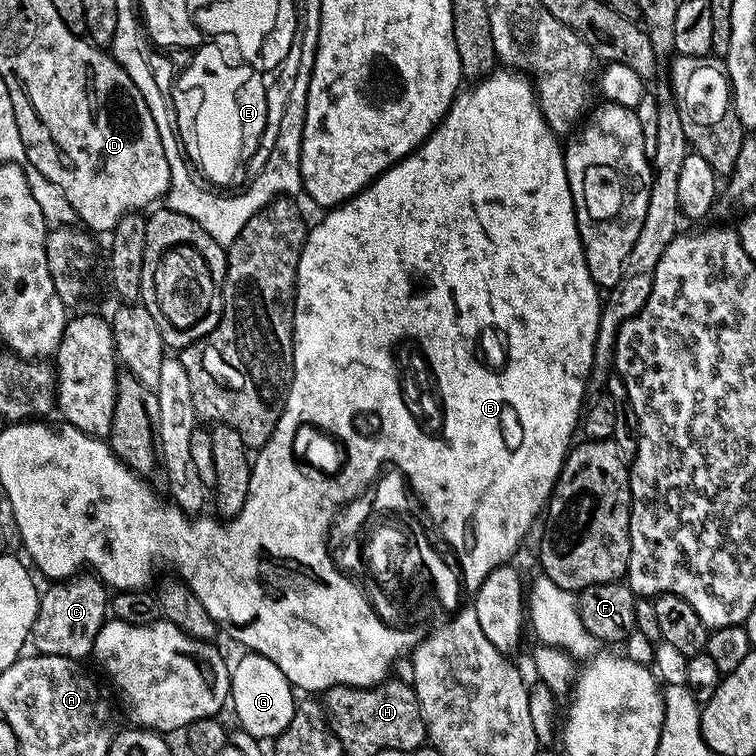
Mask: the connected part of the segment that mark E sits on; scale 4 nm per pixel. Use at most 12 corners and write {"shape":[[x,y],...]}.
{"shape":[[226,46],[168,86],[190,182],[237,196],[270,130],[276,68]]}

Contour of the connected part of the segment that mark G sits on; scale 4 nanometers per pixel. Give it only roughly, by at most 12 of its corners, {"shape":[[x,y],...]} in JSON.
{"shape":[[256,652],[231,665],[230,708],[248,736],[280,736],[298,703]]}

